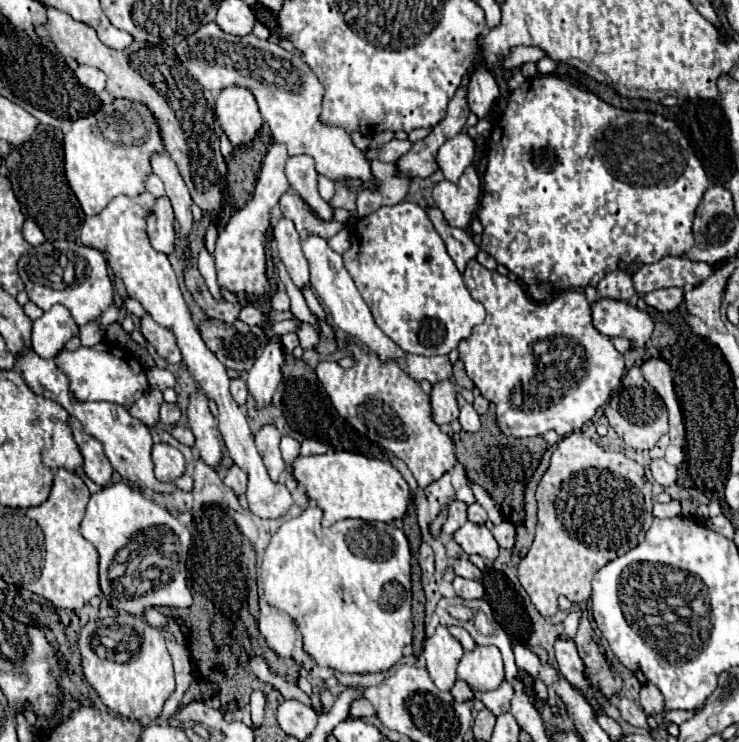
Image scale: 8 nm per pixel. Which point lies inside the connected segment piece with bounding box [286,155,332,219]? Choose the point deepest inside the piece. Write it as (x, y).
(300, 171)

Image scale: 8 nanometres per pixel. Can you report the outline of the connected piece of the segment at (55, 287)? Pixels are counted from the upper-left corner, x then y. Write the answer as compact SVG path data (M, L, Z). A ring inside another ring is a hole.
M70 241L42 243L18 261L18 273L26 283L30 301L42 311L48 311L54 303L64 305L80 327L96 321L114 303L114 289L106 269L108 265L100 251Z

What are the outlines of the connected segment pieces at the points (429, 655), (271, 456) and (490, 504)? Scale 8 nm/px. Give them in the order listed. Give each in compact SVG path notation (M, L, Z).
M444 625L436 627L436 633L424 643L426 669L440 691L450 691L456 683L456 667L462 657L460 643L450 635Z
M266 425L254 435L254 439L256 439L256 449L258 449L260 457L264 459L264 465L266 465L270 479L280 481L286 465L284 465L282 455L280 455L280 433L278 433L278 429L272 425Z
M468 481L470 483L470 487L472 487L472 491L474 491L474 497L476 497L476 501L488 511L488 515L490 515L490 521L494 523L494 525L498 525L500 521L502 521L502 515L500 515L500 505L486 493L486 491L482 491L482 487L480 485L476 485L476 483L472 483L472 481Z

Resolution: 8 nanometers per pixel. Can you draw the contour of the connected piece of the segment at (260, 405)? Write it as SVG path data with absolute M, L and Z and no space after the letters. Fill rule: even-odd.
M270 341L264 353L256 359L254 367L248 371L248 391L254 399L256 409L266 409L272 403L278 383L282 381L282 367L284 353L278 341Z

